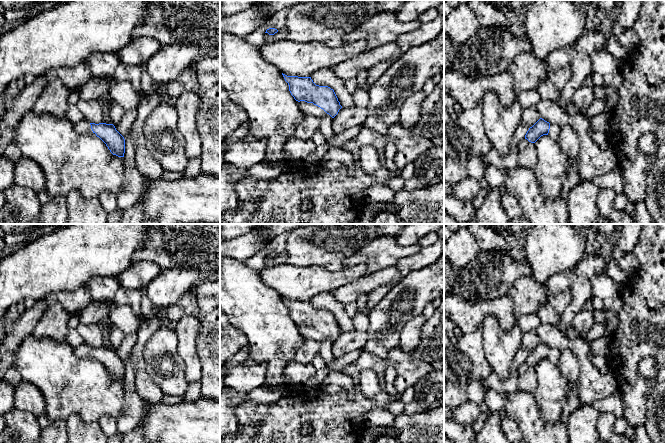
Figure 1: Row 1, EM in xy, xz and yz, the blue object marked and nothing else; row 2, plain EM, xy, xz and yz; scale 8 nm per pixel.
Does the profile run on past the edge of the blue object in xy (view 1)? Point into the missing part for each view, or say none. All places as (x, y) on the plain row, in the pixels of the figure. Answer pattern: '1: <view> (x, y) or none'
1: xy (83, 351)

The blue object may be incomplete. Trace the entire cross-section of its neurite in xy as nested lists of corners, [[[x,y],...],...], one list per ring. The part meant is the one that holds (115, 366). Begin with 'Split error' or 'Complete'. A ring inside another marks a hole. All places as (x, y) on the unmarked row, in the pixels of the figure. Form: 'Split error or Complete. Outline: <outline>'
Split error. Outline: [[[81,344],[74,348],[74,354],[78,358],[99,361],[106,368],[113,379],[124,381],[125,363],[116,354],[113,348],[95,348],[89,347],[86,344]]]

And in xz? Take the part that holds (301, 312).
Split error. Outline: [[[283,297],[282,299],[289,309],[291,319],[298,326],[305,340],[313,339],[321,342],[330,339],[334,342],[342,332],[334,314],[330,311],[316,309],[311,301],[287,300]]]

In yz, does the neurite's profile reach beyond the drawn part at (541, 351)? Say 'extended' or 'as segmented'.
extended

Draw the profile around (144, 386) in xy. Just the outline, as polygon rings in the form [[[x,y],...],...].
[[[138,359],[134,363],[135,371],[135,388],[137,393],[145,400],[149,402],[150,405],[155,405],[162,401],[164,394],[155,385],[145,370],[145,360]]]

